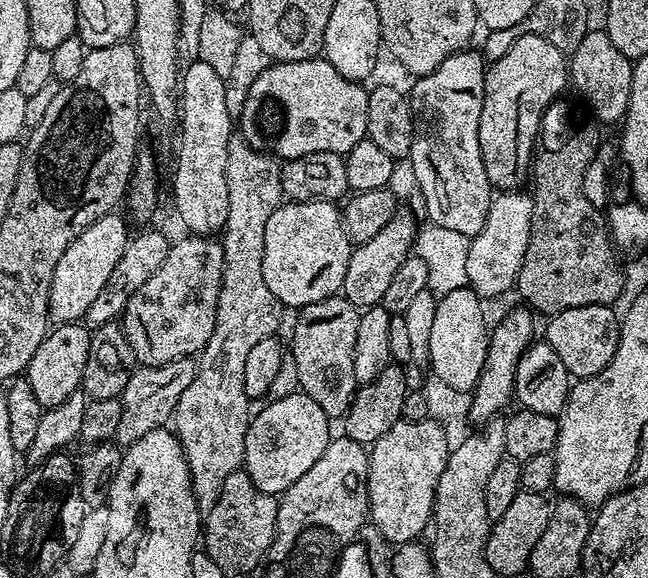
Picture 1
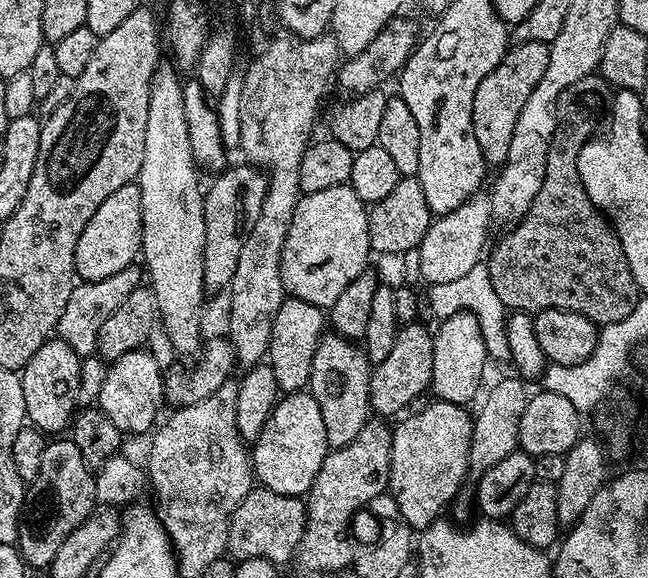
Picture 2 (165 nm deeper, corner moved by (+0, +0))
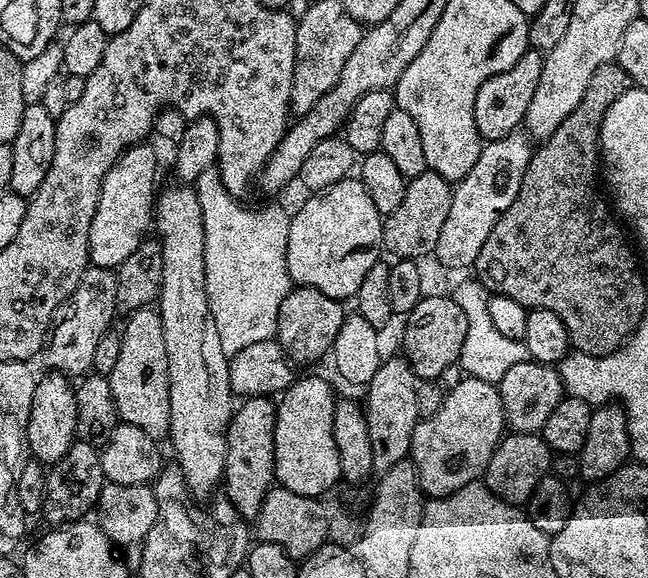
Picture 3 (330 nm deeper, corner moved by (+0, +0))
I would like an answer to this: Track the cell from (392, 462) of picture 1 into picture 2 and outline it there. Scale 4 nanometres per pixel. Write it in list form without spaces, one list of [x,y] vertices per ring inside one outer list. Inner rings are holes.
[[[433,399],[426,411],[413,416],[405,415],[400,425],[392,428],[390,474],[387,491],[398,502],[402,518],[413,530],[429,528],[445,515],[444,507],[470,476],[470,440],[473,413],[465,405]]]

